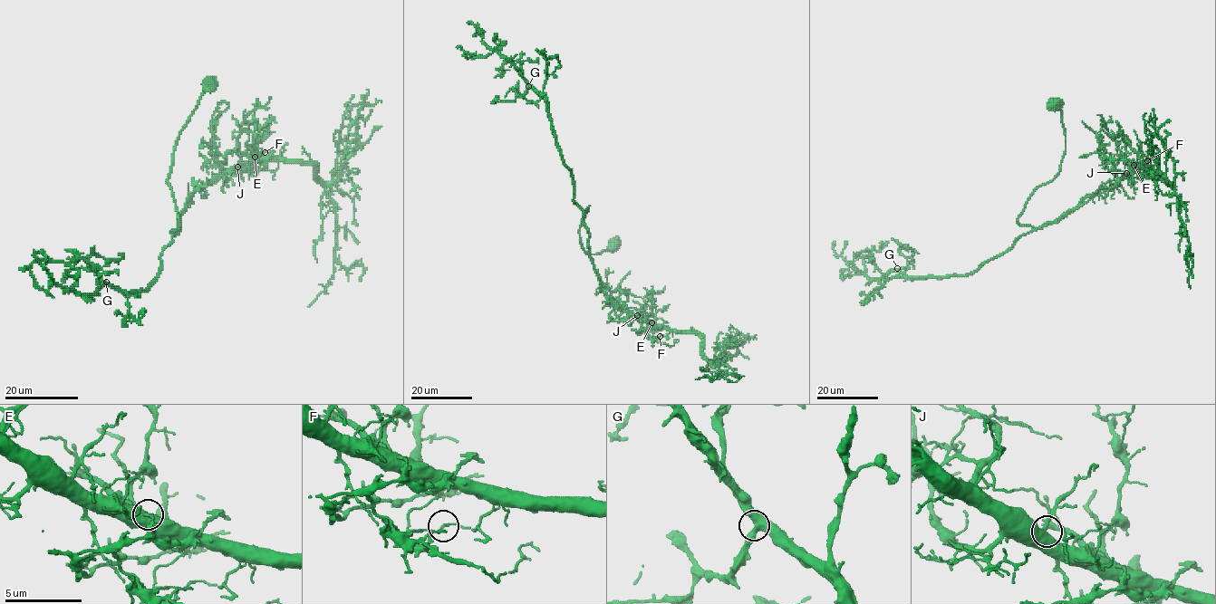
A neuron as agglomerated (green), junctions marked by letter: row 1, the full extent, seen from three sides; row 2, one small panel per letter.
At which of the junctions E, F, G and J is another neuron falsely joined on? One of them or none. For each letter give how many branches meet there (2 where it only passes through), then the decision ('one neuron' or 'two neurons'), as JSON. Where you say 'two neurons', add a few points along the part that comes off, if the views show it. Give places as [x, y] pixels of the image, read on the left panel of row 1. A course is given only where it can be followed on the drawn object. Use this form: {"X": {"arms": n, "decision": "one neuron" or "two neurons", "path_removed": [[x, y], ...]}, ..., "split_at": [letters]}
{"E": {"arms": 2, "decision": "one neuron"}, "F": {"arms": 2, "decision": "two neurons", "path_removed": [[265, 152], [259, 154], [246, 170], [237, 173], [240, 157], [263, 139], [269, 116]]}, "G": {"arms": 3, "decision": "one neuron"}, "J": {"arms": 2, "decision": "one neuron"}, "split_at": ["F"]}

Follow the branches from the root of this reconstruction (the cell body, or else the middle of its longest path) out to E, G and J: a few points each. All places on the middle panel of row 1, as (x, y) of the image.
E: (611, 244), (598, 254), (583, 249), (579, 227), (589, 206), (582, 221), (605, 292), (651, 322)
G: (611, 244), (598, 254), (583, 249), (579, 227), (589, 206), (583, 223), (548, 102), (528, 86)
J: (611, 244), (598, 254), (583, 249), (579, 227), (589, 206), (582, 221), (593, 270), (605, 292), (637, 315)

